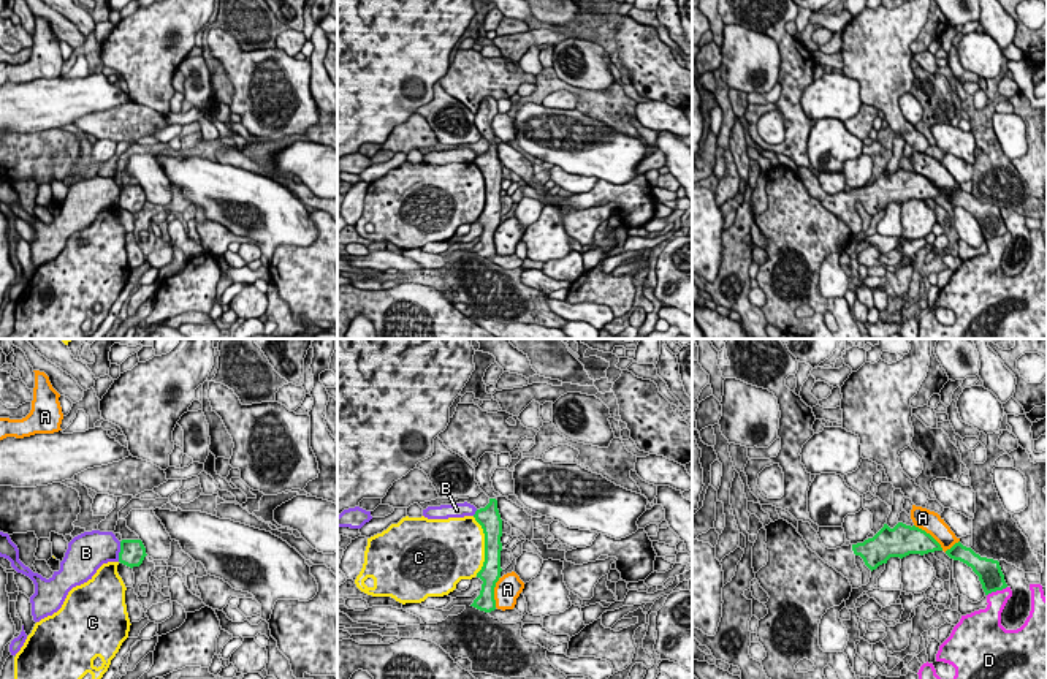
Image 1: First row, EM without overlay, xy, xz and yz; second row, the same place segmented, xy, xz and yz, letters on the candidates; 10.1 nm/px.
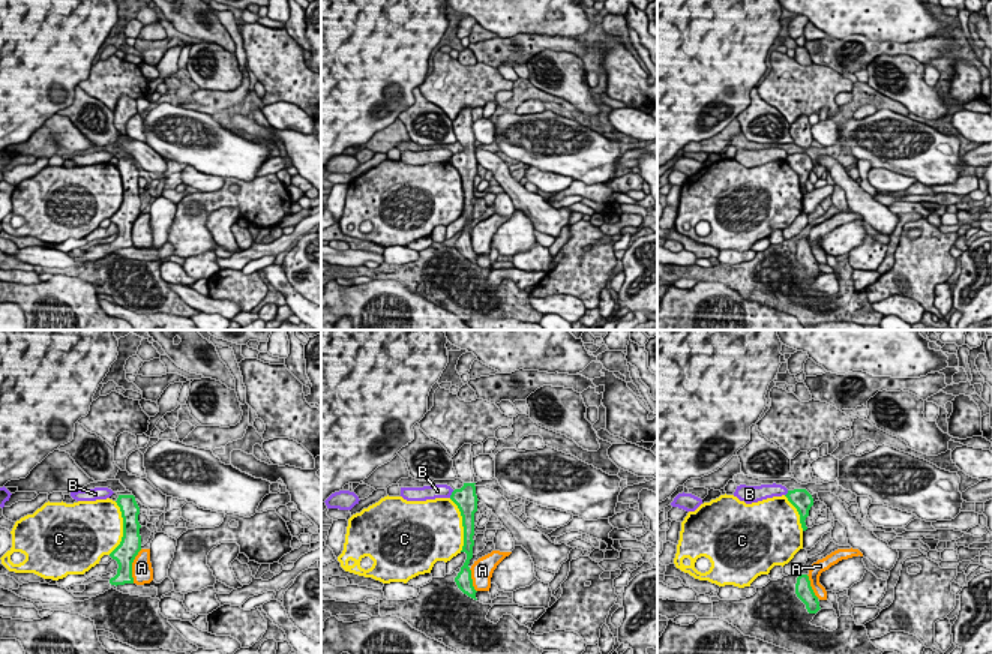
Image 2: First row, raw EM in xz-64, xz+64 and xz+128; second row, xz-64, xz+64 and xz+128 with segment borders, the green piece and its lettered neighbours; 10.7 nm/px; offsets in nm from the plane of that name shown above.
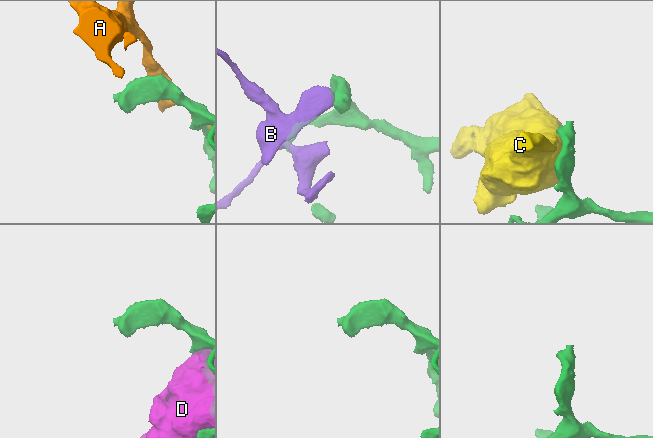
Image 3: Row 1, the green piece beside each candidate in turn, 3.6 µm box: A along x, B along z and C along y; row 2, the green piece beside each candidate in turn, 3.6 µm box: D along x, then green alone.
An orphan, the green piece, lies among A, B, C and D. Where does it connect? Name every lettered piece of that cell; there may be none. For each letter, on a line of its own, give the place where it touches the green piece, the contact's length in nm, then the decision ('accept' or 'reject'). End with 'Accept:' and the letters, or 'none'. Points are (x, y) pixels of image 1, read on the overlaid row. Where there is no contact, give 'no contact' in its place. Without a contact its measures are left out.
A: meets green in yz at (938, 543); contact 500 nm long; reject
B: meets green in xy at (121, 551); contact 220 nm long; reject
C: meets green in xz at (485, 546); contact 600 nm long; reject
D: meets green in yz at (997, 589); contact 240 nm long; reject
Accept: none

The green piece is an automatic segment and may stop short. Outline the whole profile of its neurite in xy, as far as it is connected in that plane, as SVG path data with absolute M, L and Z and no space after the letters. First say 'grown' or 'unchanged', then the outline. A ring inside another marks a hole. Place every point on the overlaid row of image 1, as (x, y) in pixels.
unchanged; M122 540L119 562L133 568L139 567L146 557L146 548L141 540Z

